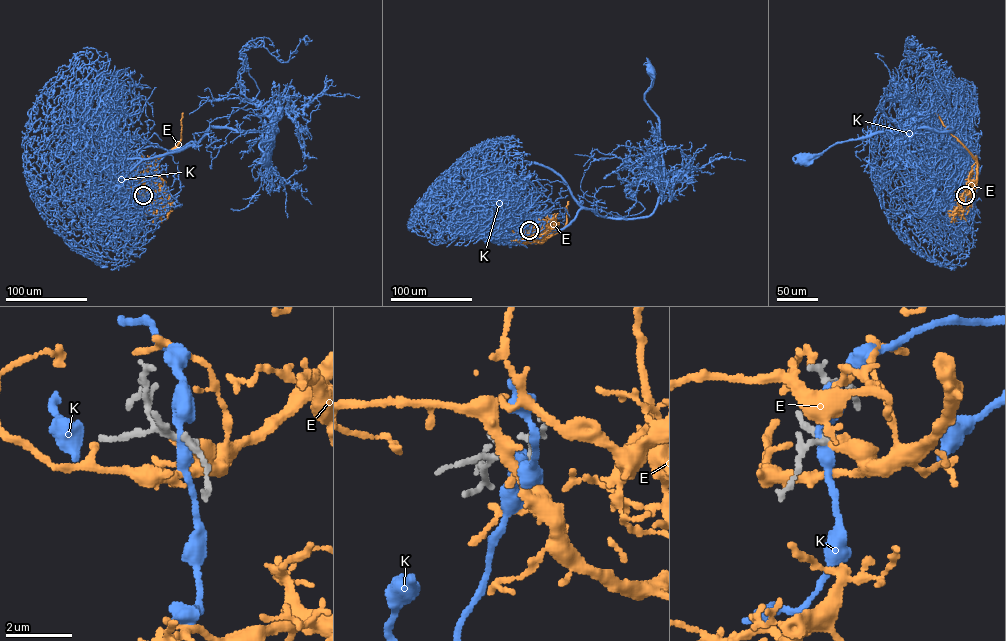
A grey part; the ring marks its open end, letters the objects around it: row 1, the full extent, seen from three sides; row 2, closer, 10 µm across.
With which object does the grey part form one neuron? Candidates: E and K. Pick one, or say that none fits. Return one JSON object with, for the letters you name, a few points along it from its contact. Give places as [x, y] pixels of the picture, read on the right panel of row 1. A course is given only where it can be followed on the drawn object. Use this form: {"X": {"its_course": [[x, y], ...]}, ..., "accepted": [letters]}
{"E": {"its_course": [[965, 195], [976, 181], [976, 162], [936, 112]]}, "accepted": ["E"]}

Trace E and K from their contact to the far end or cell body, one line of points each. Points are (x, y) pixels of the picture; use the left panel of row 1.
E: (143, 195), (156, 179), (155, 162), (181, 138), (183, 112)
K: (143, 195), (132, 195), (150, 188), (158, 162), (210, 127), (276, 128), (259, 144), (265, 159)

